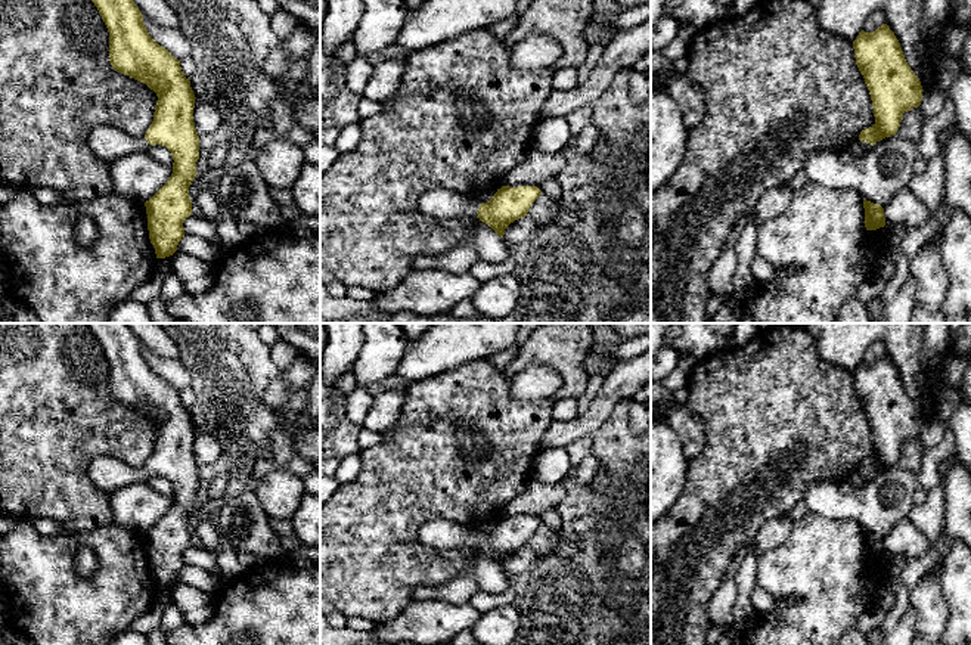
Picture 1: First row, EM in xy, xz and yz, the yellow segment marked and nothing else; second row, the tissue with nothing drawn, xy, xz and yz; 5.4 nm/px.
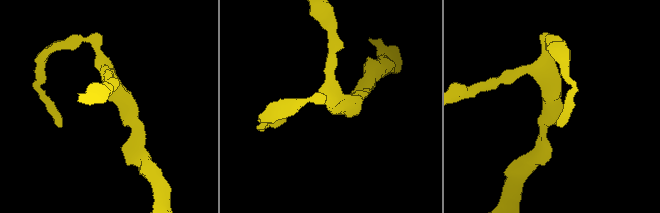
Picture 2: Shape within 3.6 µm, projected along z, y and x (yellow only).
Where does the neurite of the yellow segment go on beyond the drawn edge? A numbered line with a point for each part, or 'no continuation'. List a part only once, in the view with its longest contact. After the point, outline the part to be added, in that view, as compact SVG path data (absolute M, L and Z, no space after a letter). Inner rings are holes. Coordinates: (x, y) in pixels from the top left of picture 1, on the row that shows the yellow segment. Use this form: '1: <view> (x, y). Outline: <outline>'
1: xz (437, 202). Outline: M432 187L424 195L421 207L426 215L434 218L459 218L477 217L480 204L453 190Z

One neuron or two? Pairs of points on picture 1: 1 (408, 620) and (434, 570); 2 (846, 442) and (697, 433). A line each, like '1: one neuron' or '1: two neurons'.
1: two neurons
2: two neurons

